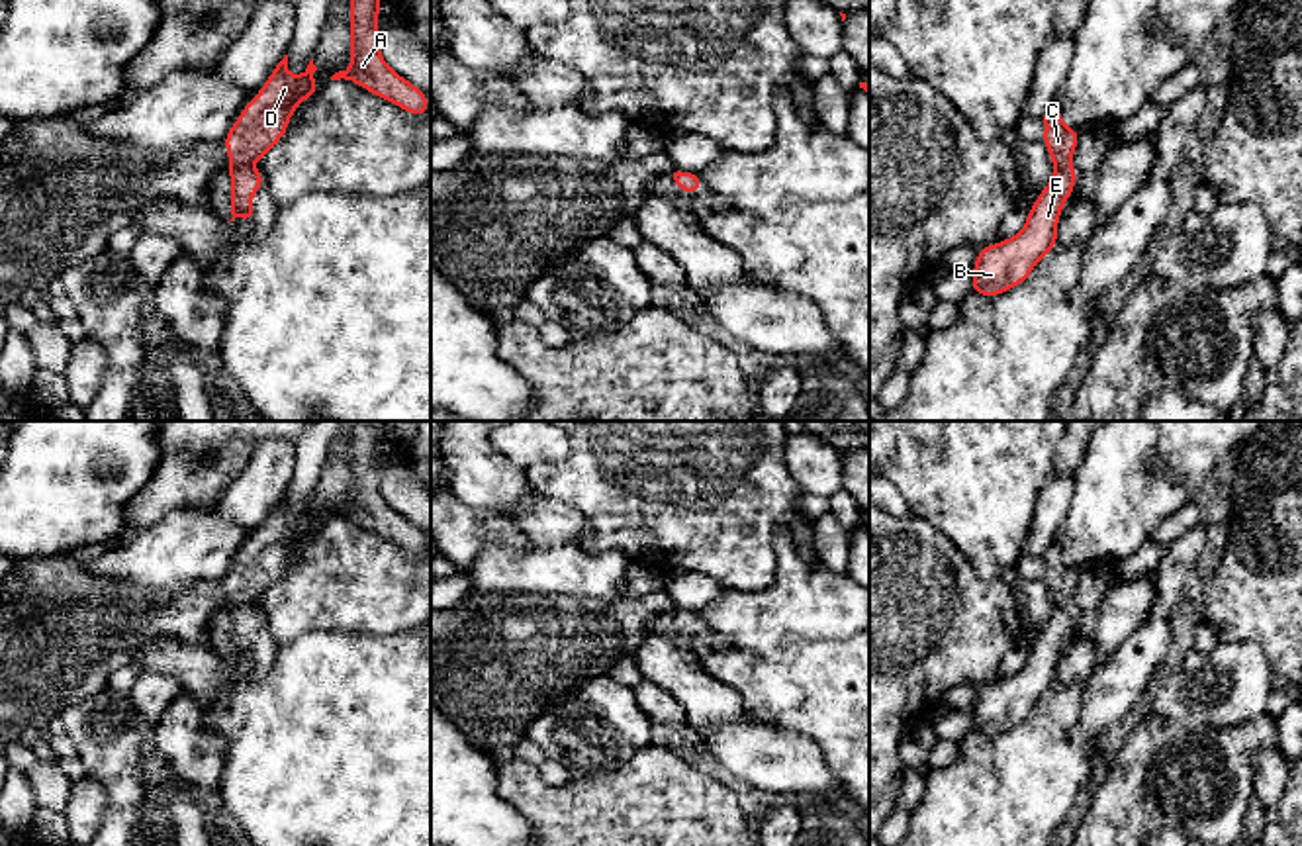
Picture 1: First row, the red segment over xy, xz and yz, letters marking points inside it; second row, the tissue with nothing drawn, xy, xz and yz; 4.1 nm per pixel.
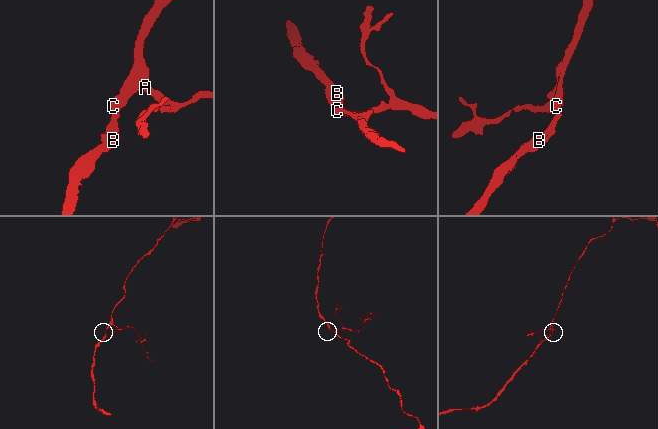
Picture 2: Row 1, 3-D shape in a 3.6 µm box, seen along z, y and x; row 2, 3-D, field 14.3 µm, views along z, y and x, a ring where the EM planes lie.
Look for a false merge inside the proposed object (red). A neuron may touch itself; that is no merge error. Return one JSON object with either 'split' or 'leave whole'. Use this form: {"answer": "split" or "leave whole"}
{"answer": "leave whole"}

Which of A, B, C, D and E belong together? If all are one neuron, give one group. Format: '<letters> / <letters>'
A B C D E

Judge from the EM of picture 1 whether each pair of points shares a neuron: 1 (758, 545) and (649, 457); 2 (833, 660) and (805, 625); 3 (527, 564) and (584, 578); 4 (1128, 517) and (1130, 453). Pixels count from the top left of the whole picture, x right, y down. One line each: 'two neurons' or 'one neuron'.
1: one neuron
2: two neurons
3: one neuron
4: one neuron

